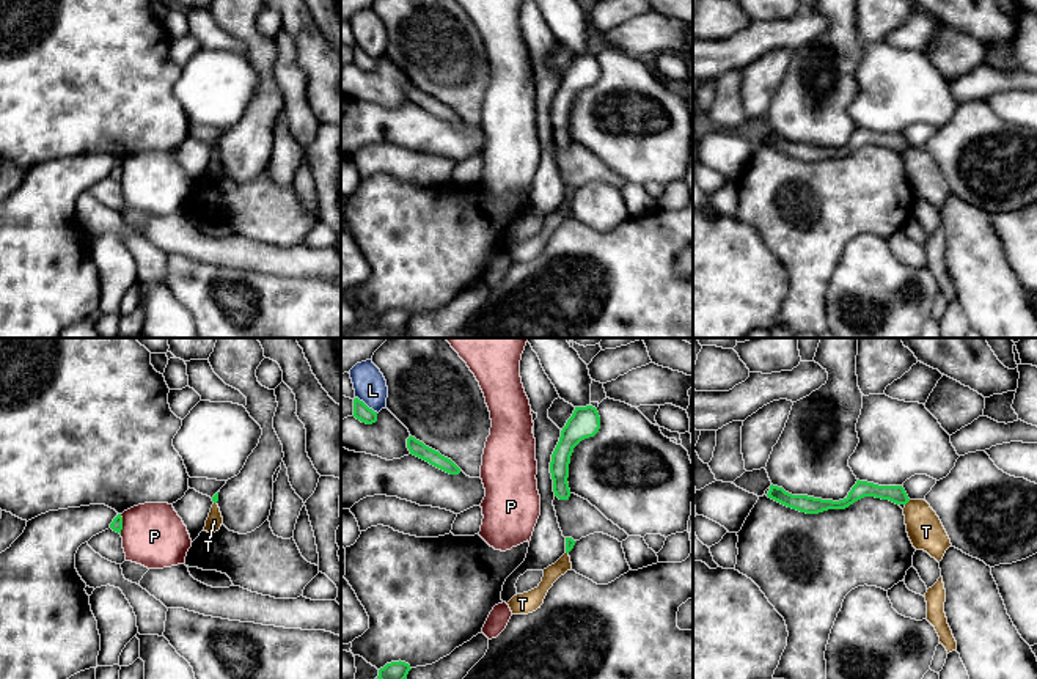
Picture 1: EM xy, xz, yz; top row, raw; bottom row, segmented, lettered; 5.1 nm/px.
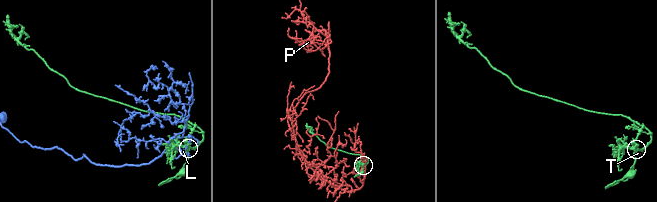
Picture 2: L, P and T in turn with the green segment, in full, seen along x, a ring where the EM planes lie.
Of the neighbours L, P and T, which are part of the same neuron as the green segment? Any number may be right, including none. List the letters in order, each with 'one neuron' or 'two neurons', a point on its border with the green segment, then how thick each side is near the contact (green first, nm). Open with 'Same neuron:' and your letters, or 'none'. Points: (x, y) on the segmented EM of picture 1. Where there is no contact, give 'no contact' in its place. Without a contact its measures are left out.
Same neuron: none
L: two neurons | xz (365, 404) | 90/170 nm
P: two neurons | xy (121, 524) | 60/320 nm
T: two neurons | yz (907, 502) | 90/190 nm

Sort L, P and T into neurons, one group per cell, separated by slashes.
L / P / T

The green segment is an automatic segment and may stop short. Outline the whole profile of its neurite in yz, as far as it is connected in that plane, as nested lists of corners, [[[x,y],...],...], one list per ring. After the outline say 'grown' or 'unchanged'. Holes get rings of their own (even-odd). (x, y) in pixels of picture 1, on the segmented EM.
[[[859,479],[852,487],[848,495],[839,501],[822,500],[822,498],[808,497],[808,495],[792,495],[786,492],[782,487],[778,487],[773,484],[770,486],[767,497],[787,508],[792,508],[806,514],[819,514],[828,509],[845,509],[864,497],[889,500],[896,505],[907,505],[910,501],[902,486],[878,486],[878,484],[859,481]]] | unchanged

